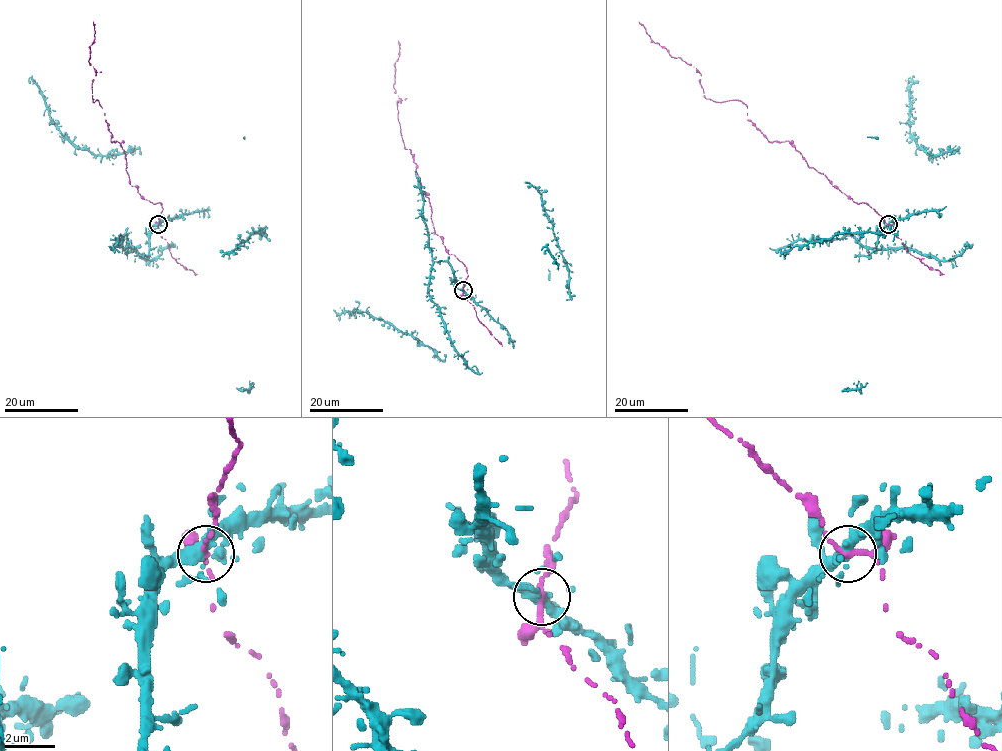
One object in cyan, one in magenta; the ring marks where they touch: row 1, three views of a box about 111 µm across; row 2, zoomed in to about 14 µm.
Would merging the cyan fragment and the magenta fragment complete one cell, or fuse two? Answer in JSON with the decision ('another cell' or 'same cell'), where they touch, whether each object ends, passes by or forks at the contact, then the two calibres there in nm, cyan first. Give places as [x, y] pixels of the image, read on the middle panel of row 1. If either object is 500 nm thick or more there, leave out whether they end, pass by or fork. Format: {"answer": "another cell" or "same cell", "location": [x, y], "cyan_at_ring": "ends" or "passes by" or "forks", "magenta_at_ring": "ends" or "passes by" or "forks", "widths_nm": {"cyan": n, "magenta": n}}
{"answer": "same cell", "location": [463, 290], "cyan_at_ring": "forks", "magenta_at_ring": "passes by", "widths_nm": {"cyan": 340, "magenta": 220}}

